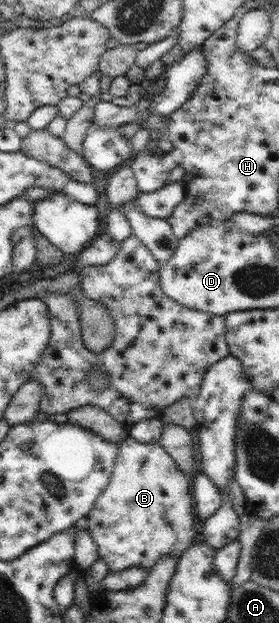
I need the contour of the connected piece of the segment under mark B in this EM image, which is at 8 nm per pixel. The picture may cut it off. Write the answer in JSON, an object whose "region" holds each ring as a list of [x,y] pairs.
{"region":[[[128,435],[120,442],[115,460],[110,482],[96,499],[85,522],[92,539],[98,545],[99,559],[108,566],[109,573],[118,573],[132,566],[144,566],[150,571],[150,568],[156,565],[156,561],[168,554],[180,559],[182,552],[186,552],[186,548],[200,539],[191,478],[178,470],[177,463],[166,453],[160,441],[140,443]]]}

